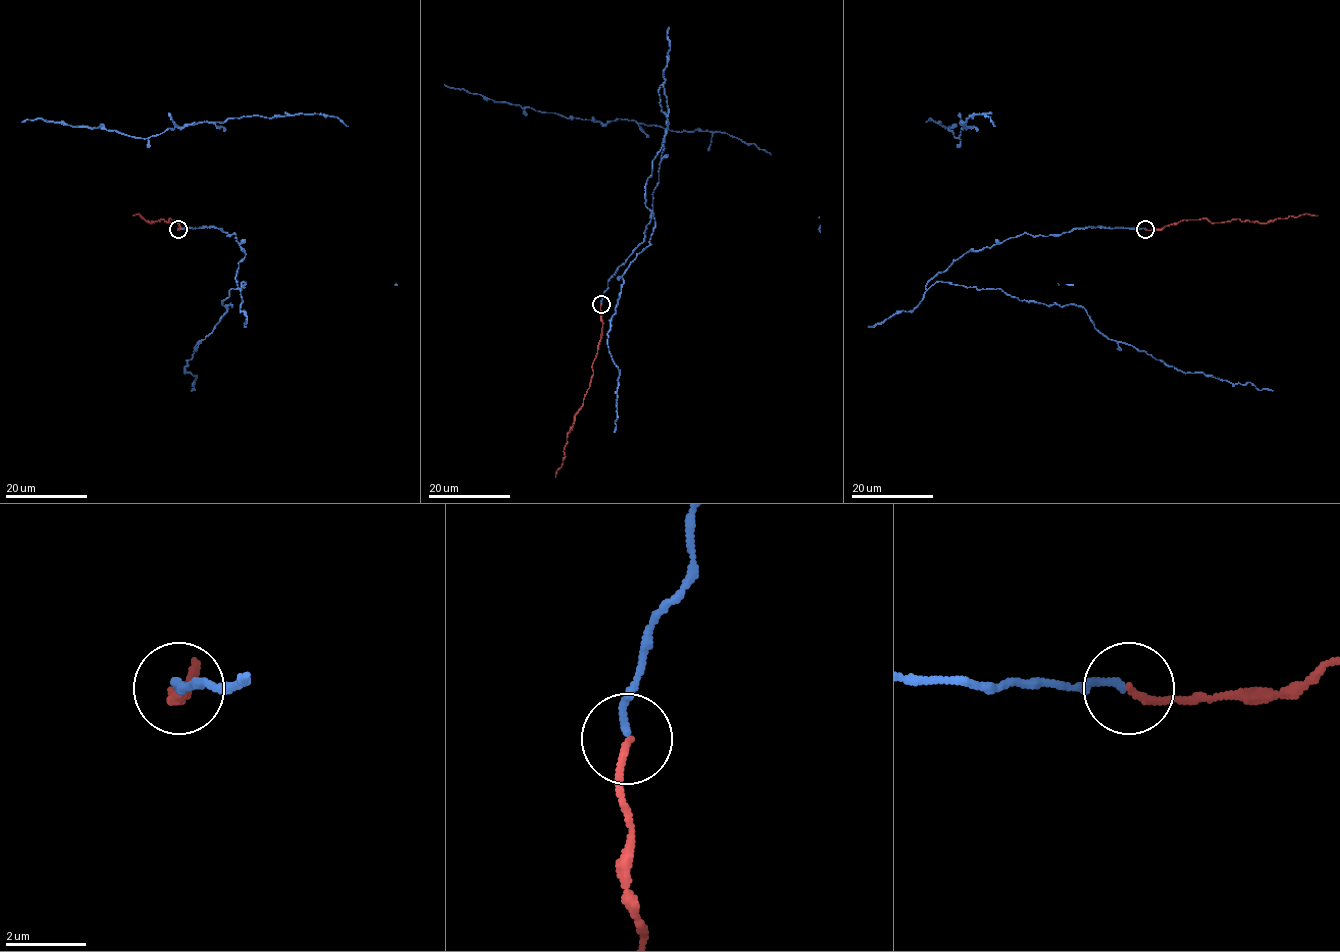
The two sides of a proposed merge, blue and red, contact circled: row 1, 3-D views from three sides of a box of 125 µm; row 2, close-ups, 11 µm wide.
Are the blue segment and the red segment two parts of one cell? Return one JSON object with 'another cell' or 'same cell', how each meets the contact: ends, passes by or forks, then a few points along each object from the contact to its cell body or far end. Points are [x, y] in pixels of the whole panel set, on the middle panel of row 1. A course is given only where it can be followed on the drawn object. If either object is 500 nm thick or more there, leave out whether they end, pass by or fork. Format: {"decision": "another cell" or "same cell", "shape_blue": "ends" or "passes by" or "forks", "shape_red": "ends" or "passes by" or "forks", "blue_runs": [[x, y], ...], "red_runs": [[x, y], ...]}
{"decision": "same cell", "shape_blue": "ends", "shape_red": "ends", "blue_runs": [[601, 303], [650, 220], [668, 123], [661, 84], [650, 244], [622, 276], [608, 333], [614, 432]], "red_runs": [[601, 304], [601, 336], [592, 363], [593, 376], [567, 436], [565, 457], [555, 477]]}

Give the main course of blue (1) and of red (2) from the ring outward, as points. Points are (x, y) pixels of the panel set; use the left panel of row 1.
1: (178, 229), (221, 228), (245, 253), (244, 287), (228, 292), (231, 306), (185, 368), (191, 390)
2: (178, 229), (175, 220), (150, 223), (139, 213), (132, 216)

